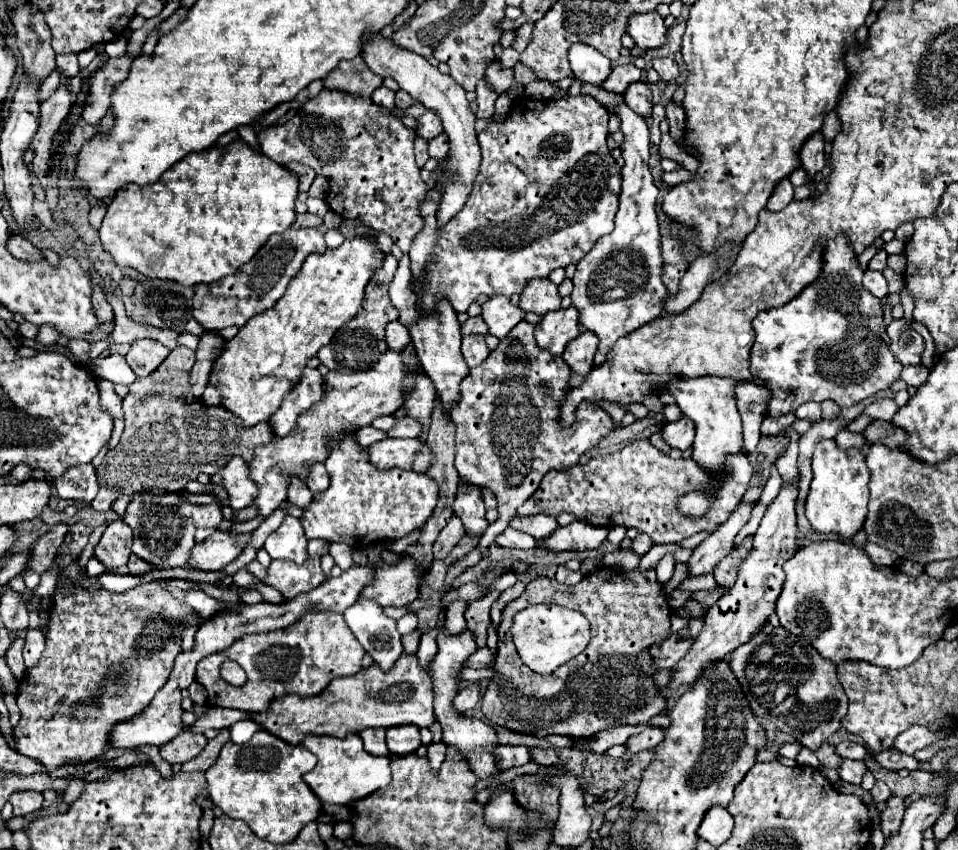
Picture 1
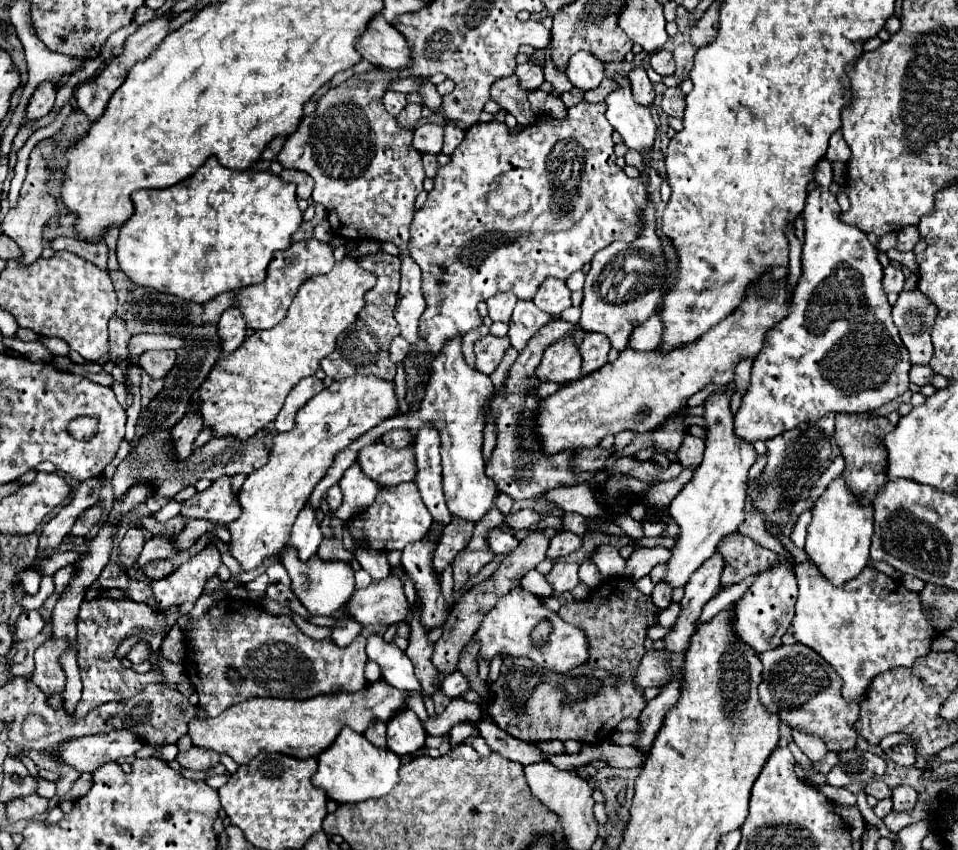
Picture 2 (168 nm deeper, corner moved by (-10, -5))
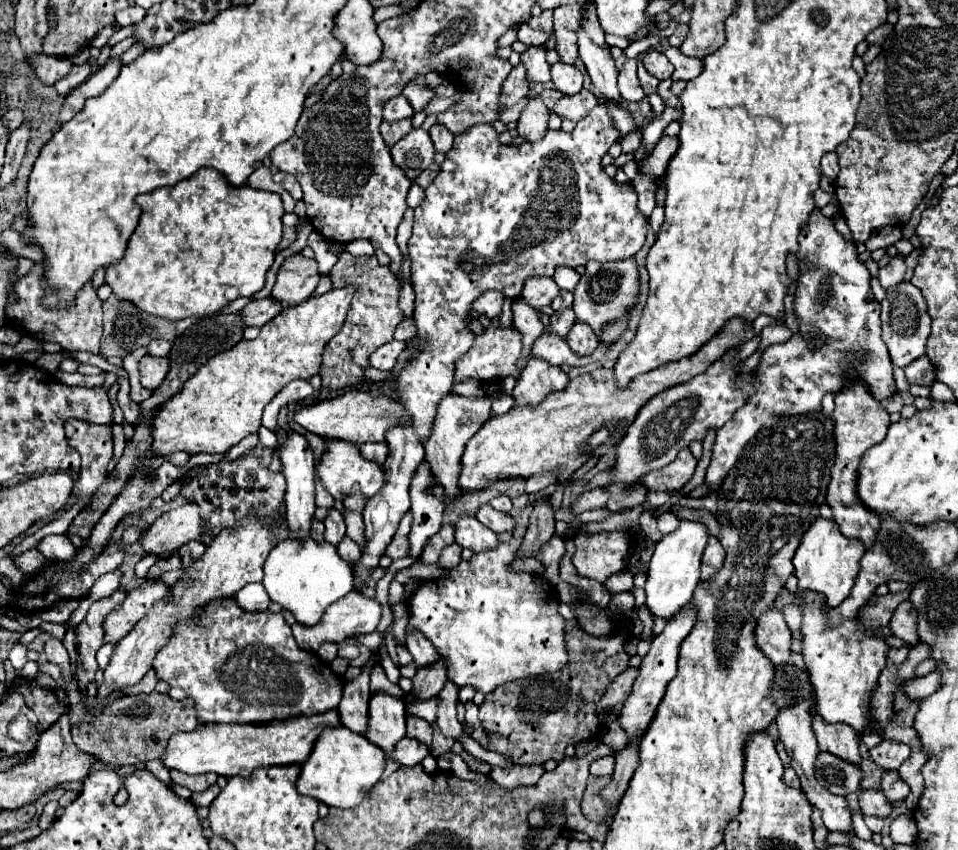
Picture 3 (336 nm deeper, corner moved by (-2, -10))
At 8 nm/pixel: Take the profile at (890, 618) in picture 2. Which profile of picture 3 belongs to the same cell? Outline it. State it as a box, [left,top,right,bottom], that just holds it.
[800,590,892,734]

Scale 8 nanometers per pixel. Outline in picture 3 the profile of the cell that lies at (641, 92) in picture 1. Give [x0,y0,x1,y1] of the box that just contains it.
[618,60,646,102]

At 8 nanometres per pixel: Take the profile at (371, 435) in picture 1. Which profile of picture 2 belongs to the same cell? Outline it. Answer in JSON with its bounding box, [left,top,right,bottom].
[334,463,380,521]

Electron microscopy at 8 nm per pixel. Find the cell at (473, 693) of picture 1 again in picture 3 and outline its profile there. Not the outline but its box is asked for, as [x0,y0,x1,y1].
[390,738,428,766]

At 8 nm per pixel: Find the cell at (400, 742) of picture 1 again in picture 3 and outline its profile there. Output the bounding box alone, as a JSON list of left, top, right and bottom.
[366,692,406,754]

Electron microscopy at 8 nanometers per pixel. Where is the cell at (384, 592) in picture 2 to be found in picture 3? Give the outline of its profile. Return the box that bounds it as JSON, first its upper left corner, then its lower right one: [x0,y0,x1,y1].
[292,590,382,652]

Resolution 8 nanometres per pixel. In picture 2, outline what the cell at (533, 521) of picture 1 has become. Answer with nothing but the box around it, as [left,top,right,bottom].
[504,509,538,531]

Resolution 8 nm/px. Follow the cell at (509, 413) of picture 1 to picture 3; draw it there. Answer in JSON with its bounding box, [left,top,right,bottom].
[546,310,576,338]

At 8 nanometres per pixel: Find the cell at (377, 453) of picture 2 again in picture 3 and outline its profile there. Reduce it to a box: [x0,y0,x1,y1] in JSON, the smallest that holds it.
[318,442,384,500]

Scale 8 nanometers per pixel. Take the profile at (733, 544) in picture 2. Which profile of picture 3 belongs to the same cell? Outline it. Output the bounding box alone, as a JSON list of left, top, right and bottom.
[700,536,726,582]

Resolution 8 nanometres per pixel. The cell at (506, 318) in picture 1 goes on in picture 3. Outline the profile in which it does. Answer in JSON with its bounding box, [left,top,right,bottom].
[474,290,504,320]

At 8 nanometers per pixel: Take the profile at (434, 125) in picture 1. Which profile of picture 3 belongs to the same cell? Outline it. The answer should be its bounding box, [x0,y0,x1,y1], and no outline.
[390,128,434,180]

